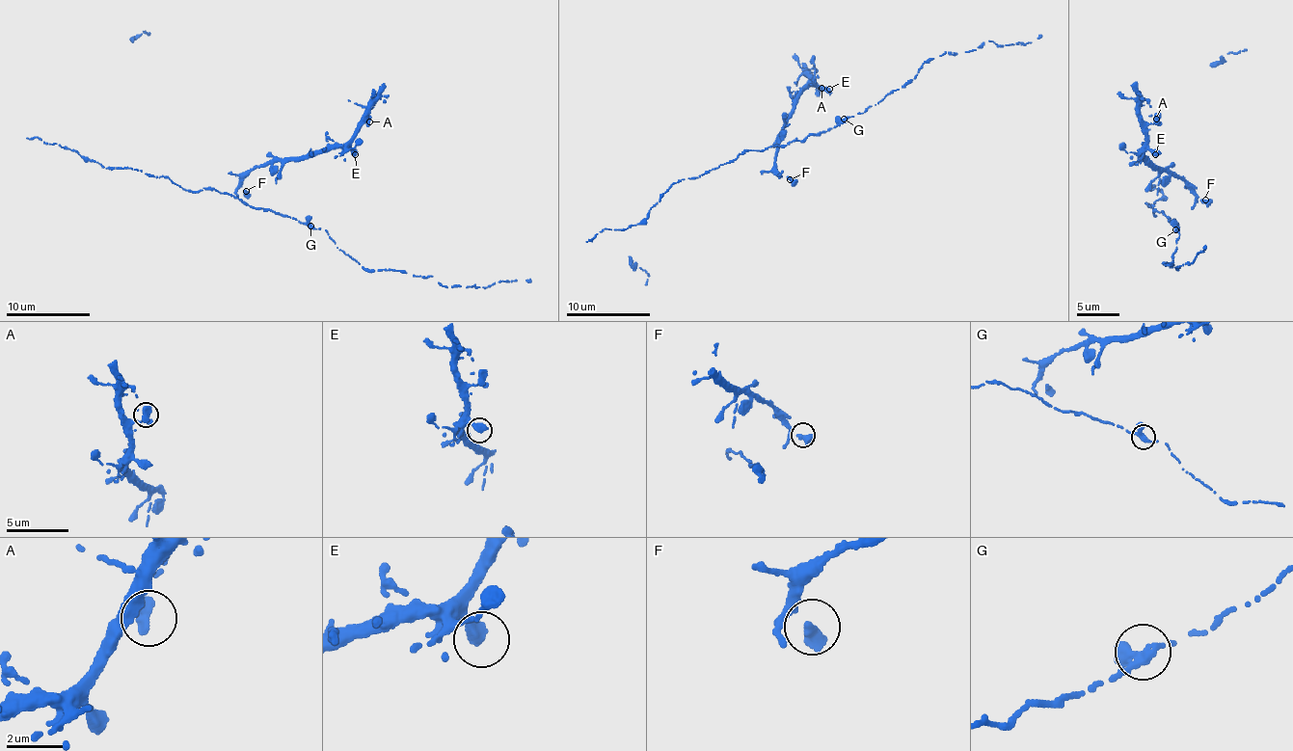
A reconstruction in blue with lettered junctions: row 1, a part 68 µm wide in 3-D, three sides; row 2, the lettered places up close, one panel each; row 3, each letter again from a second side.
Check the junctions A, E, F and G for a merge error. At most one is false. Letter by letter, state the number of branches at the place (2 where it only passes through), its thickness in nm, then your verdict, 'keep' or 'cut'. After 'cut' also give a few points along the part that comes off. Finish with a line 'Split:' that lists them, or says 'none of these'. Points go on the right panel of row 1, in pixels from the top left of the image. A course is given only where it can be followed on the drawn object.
A: 3 | 300 nm | keep
E: 1 | 500 nm | keep
F: 1 | 550 nm | keep
G: 3 | 300 nm | keep
Split: none of these

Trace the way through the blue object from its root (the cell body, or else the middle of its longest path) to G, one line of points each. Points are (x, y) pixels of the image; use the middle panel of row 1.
G: (763, 150), (794, 141), (802, 141), (810, 135), (818, 136), (844, 120)

